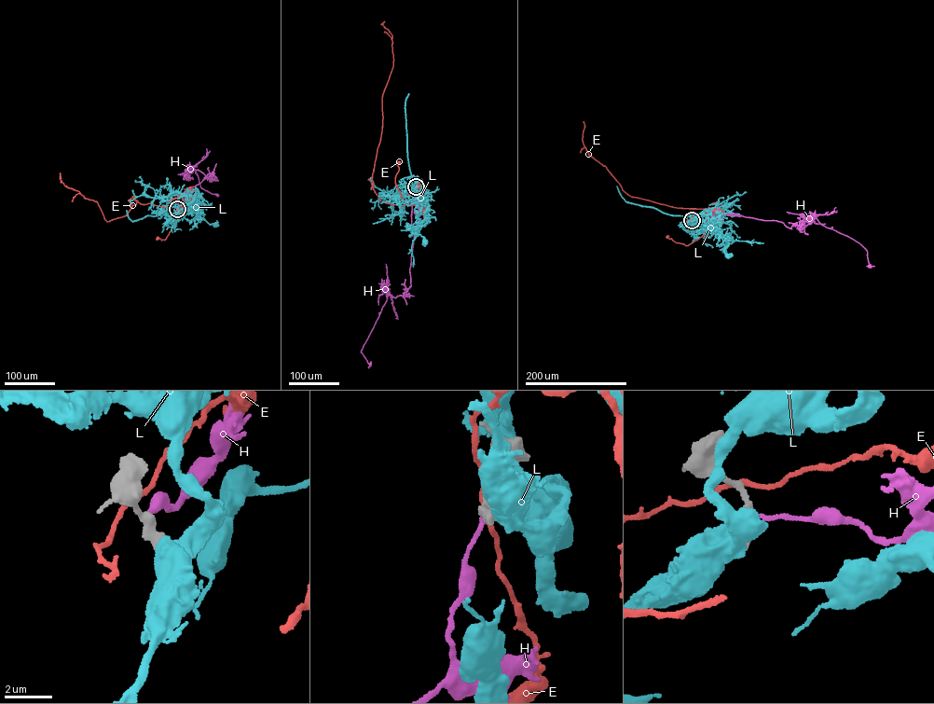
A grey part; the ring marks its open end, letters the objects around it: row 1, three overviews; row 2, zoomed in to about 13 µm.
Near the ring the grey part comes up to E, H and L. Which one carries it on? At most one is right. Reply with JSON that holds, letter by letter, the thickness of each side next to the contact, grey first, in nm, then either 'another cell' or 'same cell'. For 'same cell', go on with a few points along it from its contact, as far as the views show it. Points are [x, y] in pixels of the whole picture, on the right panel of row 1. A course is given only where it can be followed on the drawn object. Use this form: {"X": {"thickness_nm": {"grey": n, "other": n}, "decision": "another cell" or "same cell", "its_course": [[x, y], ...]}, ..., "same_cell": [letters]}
{"E": {"thickness_nm": {"grey": 240, "other": 200}, "decision": "another cell"}, "H": {"thickness_nm": {"grey": 400, "other": 160}, "decision": "same cell", "its_course": [[692, 220], [718, 220], [722, 214], [734, 213], [802, 227], [815, 217], [858, 242], [867, 251], [870, 267]]}, "L": {"thickness_nm": {"grey": 550, "other": 800}, "decision": "another cell"}, "same_cell": ["H"]}

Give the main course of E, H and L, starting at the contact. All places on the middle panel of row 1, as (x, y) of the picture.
E: (416, 186), (419, 204), (408, 204), (404, 201), (396, 186), (399, 162)
H: (416, 186), (419, 210), (414, 213), (418, 219), (411, 286), (395, 297), (388, 291), (361, 352), (370, 365)
L: (417, 186), (418, 183), (421, 187), (426, 212), (425, 218), (413, 232), (420, 235), (425, 241)

